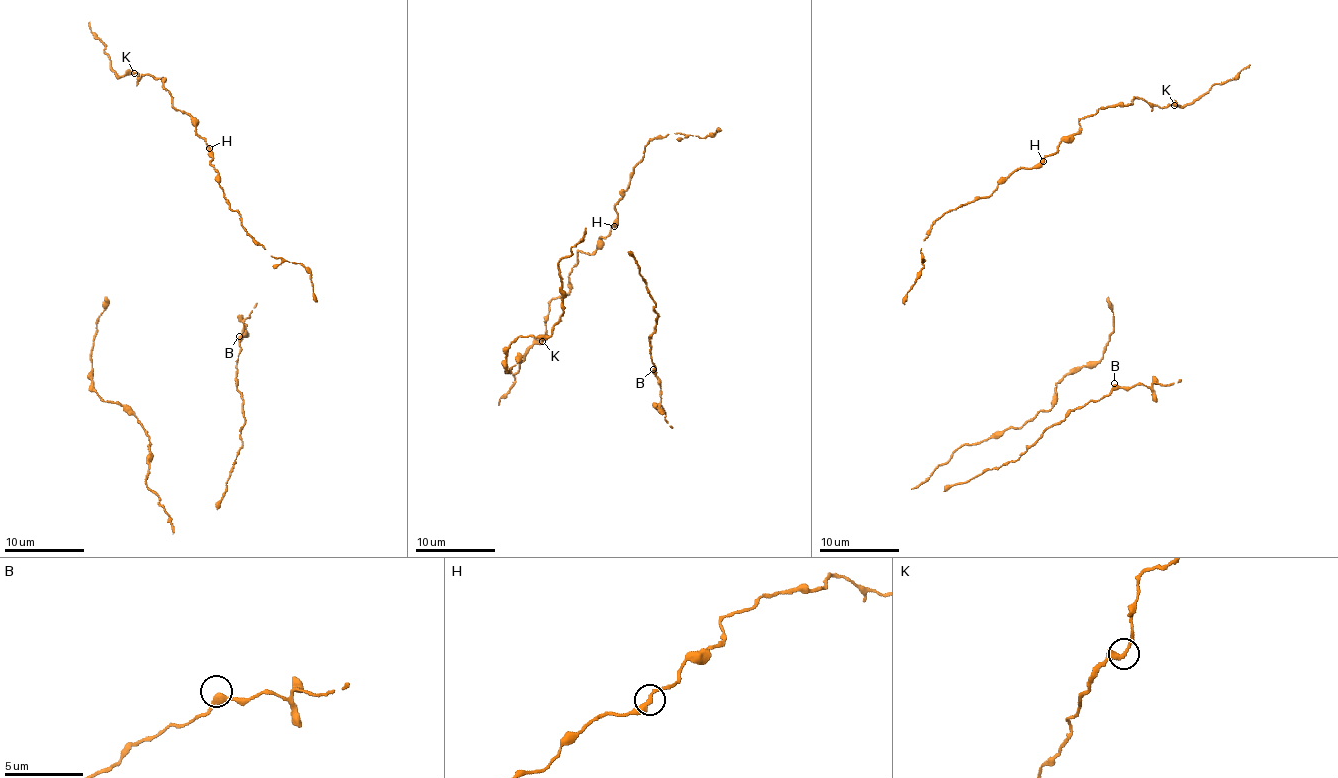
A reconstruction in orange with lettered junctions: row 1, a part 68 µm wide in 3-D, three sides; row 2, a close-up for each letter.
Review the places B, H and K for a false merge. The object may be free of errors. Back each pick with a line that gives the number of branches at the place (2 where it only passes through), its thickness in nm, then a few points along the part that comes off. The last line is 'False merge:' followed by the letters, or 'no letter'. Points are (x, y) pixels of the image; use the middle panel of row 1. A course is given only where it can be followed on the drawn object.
False merge: no letter

